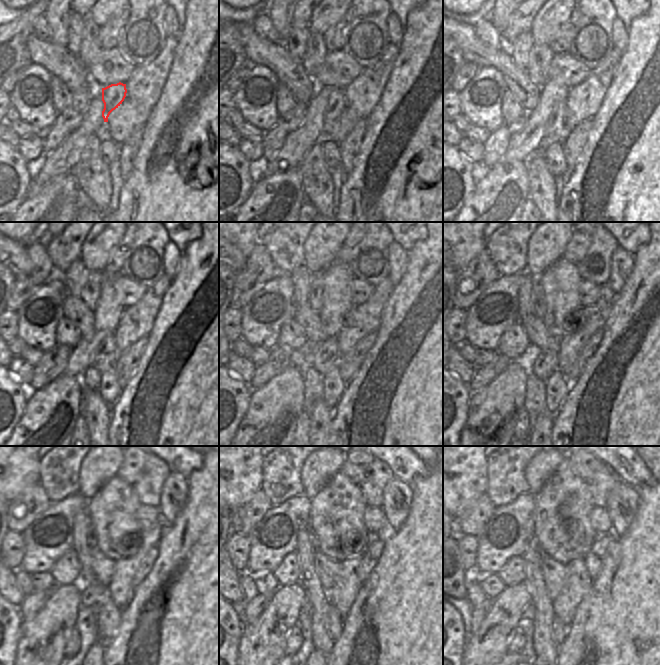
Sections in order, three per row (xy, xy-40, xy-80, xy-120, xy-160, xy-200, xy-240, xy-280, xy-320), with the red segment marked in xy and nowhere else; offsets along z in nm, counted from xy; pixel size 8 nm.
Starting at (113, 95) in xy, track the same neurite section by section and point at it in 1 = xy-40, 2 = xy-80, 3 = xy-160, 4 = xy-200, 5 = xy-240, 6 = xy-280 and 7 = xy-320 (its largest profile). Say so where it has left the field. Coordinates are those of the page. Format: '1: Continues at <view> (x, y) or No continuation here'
1: Continues at xy-40 (337, 101)
2: Continues at xy-80 (558, 120)
3: Continues at xy-160 (327, 356)
4: Continues at xy-200 (545, 364)
5: Continues at xy-240 (91, 595)
6: Continues at xy-280 (306, 609)
7: Continues at xy-320 (528, 613).

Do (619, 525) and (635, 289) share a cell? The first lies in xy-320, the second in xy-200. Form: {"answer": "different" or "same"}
{"answer": "different"}

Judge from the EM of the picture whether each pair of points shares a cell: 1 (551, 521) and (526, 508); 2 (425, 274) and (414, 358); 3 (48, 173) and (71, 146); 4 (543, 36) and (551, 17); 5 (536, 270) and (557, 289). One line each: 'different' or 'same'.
1: different
2: same
3: same
4: same
5: different

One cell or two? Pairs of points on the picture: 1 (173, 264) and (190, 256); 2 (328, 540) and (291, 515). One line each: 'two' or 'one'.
1: two
2: two

